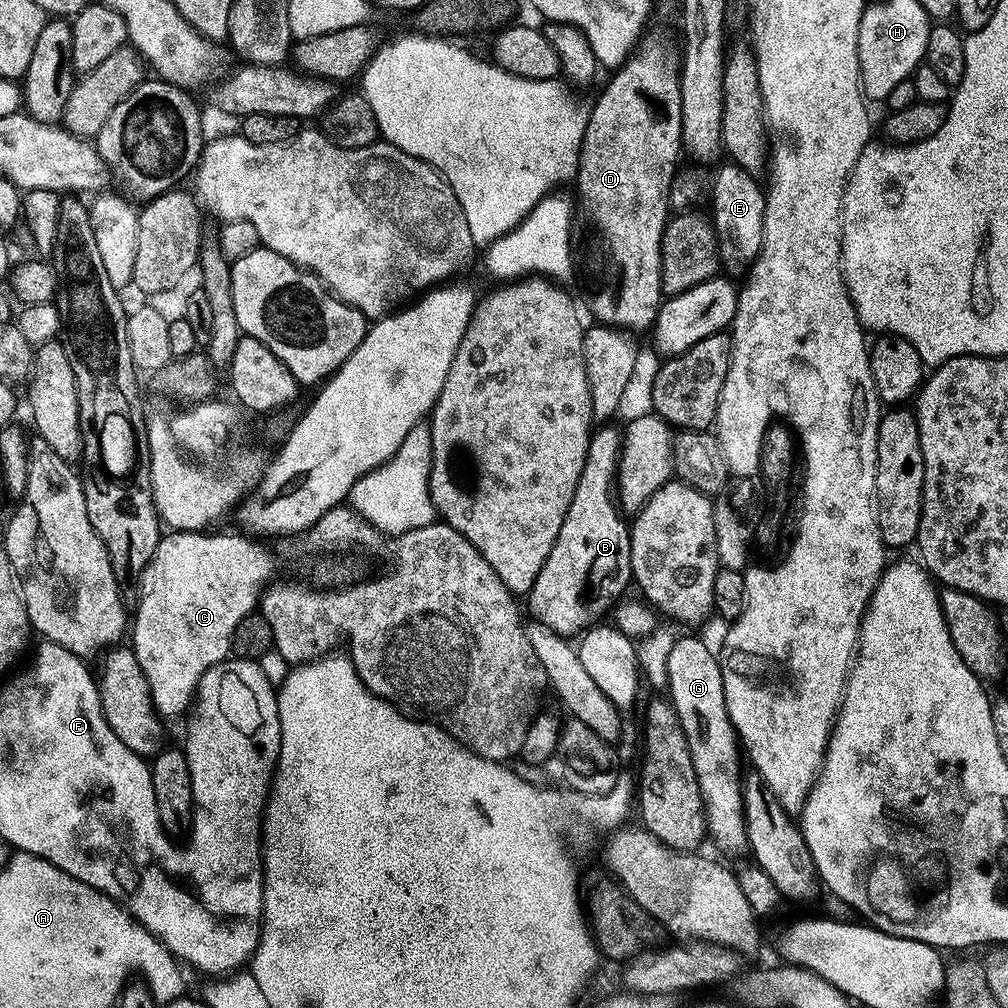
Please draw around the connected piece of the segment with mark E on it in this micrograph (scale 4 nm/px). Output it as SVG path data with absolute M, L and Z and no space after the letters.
M733 162L720 167L712 178L712 220L716 229L717 252L726 269L745 267L759 255L765 200L753 175Z

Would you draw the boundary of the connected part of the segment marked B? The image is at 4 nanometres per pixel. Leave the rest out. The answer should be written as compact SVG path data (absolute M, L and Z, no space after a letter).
M604 422L588 437L588 453L582 466L582 474L578 478L578 486L574 486L574 498L570 502L570 510L566 510L566 518L562 522L562 530L558 530L558 538L542 566L538 570L538 578L534 586L526 594L528 608L532 611L531 619L535 623L549 628L554 634L565 638L575 637L593 627L604 611L611 609L614 602L625 595L628 584L633 583L632 563L630 562L629 521L622 515L617 501L614 499L616 488L616 463L620 461L620 441L622 432L614 423Z

